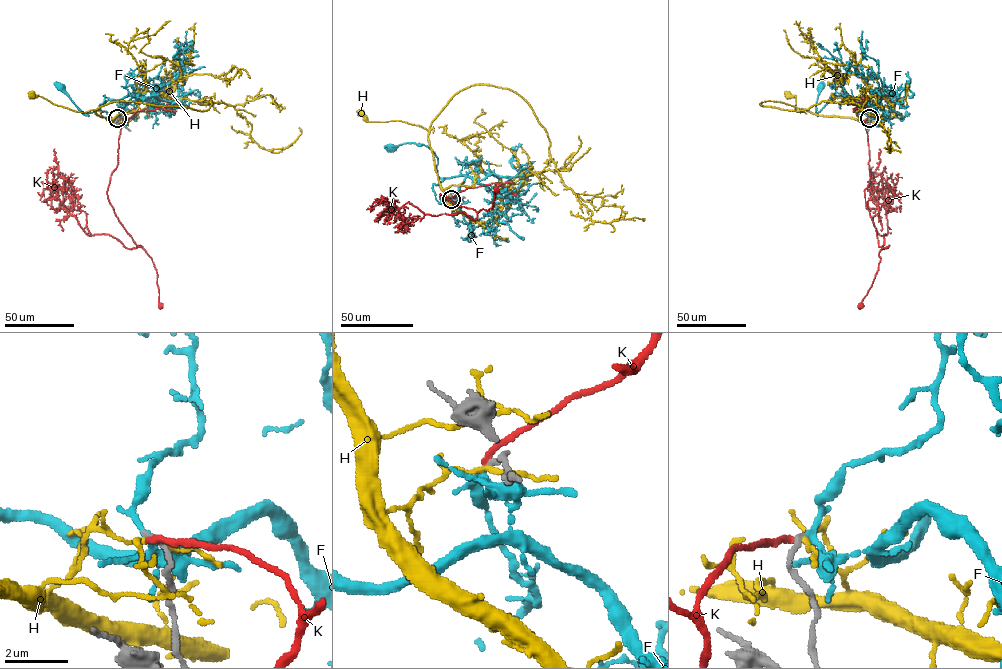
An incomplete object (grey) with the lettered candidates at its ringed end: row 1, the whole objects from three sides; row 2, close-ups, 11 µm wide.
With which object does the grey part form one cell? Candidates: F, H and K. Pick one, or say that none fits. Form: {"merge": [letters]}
{"merge": ["F"]}

